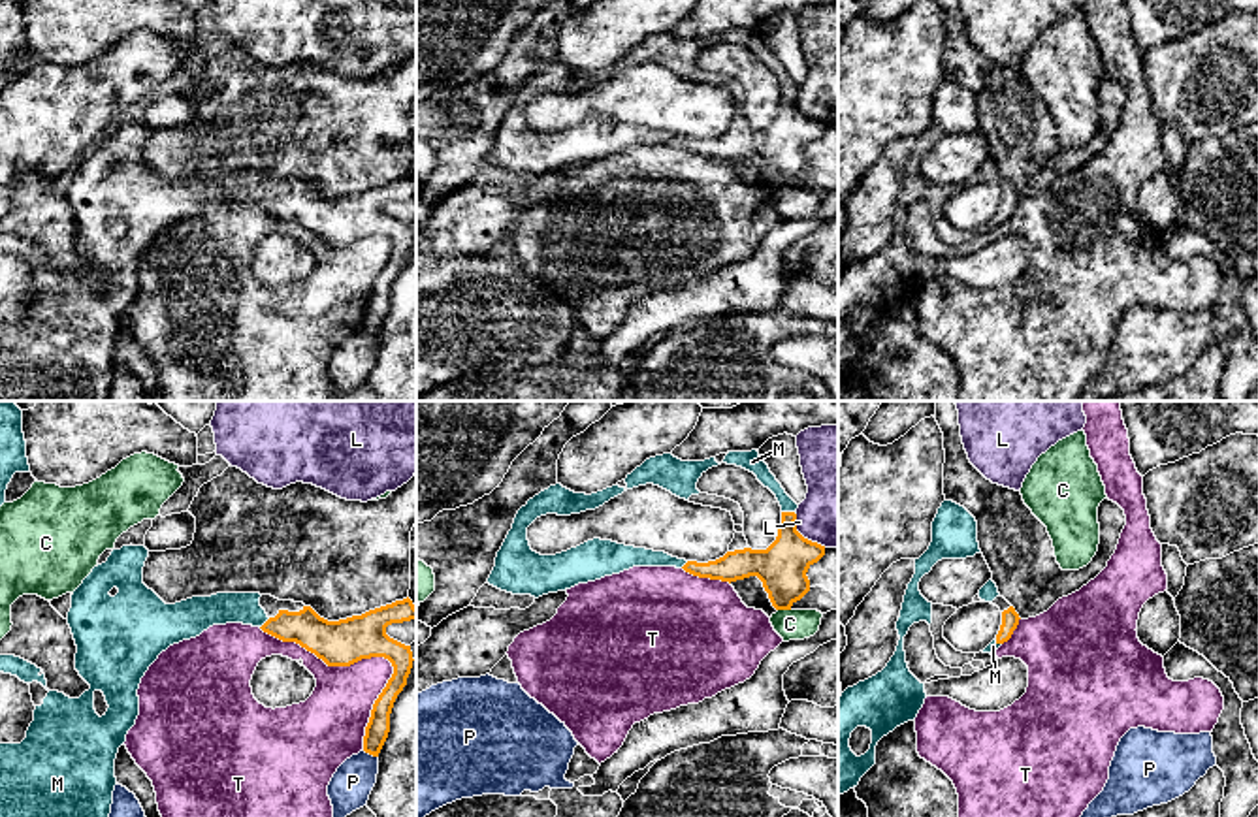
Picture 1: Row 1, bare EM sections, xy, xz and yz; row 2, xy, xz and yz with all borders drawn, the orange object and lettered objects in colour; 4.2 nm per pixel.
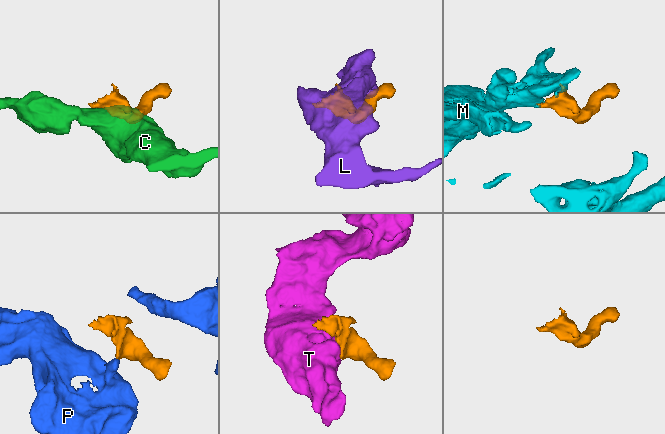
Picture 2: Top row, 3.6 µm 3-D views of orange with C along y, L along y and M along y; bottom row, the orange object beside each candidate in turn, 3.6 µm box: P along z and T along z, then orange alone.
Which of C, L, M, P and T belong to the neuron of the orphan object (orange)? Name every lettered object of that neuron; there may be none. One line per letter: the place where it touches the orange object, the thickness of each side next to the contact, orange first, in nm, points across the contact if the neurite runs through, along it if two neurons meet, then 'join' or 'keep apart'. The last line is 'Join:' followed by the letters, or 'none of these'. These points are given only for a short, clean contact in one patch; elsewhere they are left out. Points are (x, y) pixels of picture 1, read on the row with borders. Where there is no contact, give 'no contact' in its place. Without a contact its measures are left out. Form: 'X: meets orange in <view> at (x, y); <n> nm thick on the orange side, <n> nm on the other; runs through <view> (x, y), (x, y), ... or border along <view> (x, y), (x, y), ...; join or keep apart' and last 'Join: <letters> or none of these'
C: meets orange in xz at (784, 608); 220 nm thick on the orange side, 130 nm on the other; keep apart
L: meets orange in xz at (803, 537); 220 nm thick on the orange side, 300 nm on the other; keep apart
M: meets orange in xz at (790, 512); 220 nm thick on the orange side, 70 nm on the other; join
P: meets orange in xy at (371, 753); 100 nm thick on the orange side, 180 nm on the other; border along xy (364, 750), (377, 757); keep apart
T: meets orange in xy at (368, 657); 200 nm thick on the orange side, 260 nm on the other; keep apart
Join: M

